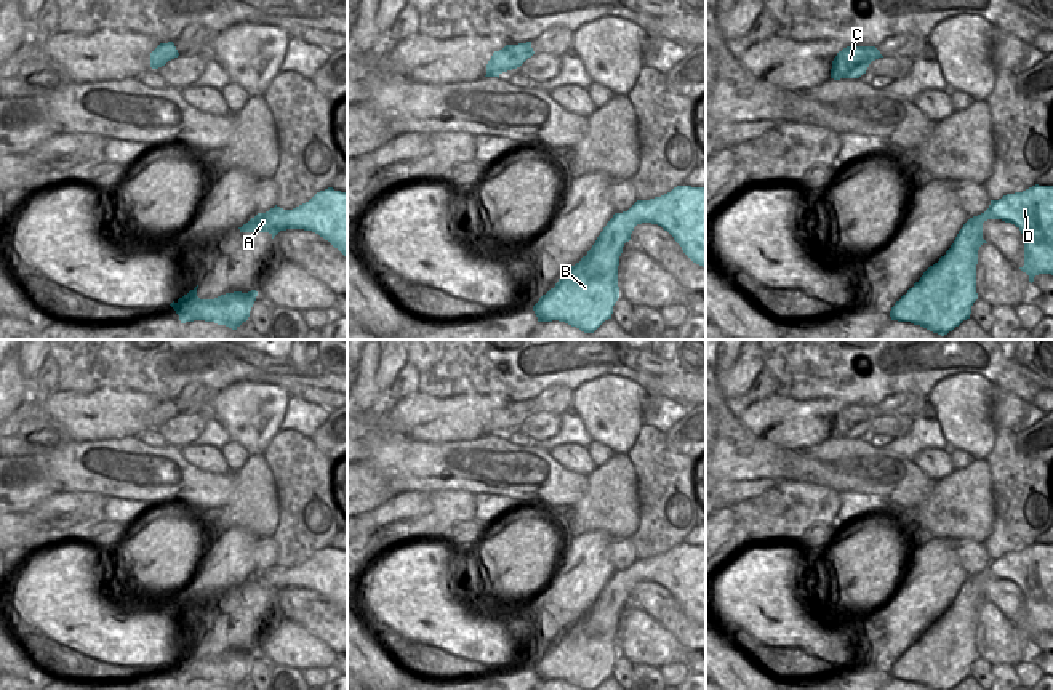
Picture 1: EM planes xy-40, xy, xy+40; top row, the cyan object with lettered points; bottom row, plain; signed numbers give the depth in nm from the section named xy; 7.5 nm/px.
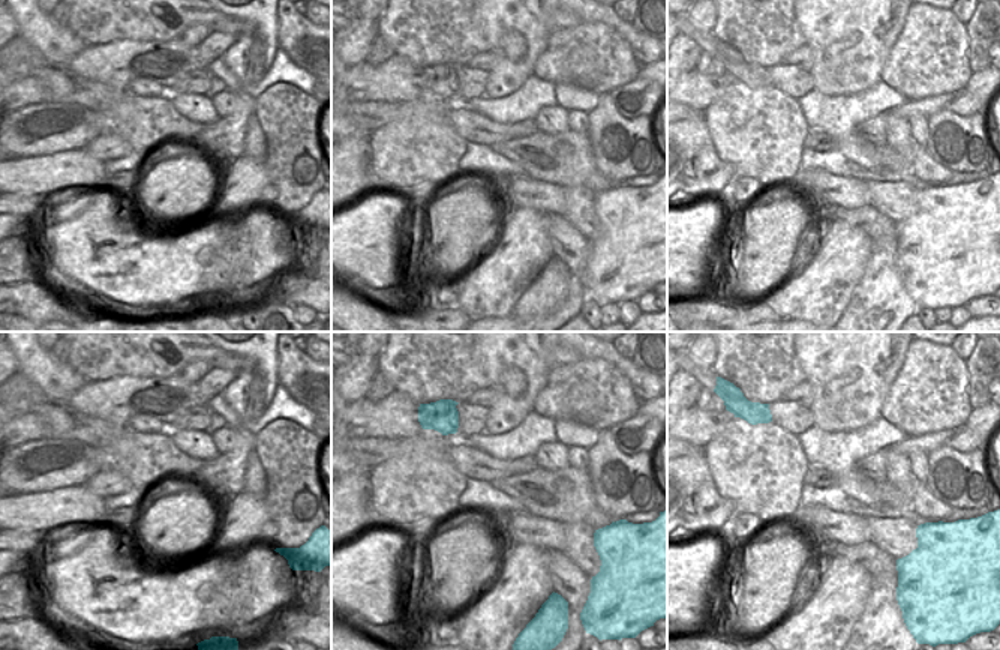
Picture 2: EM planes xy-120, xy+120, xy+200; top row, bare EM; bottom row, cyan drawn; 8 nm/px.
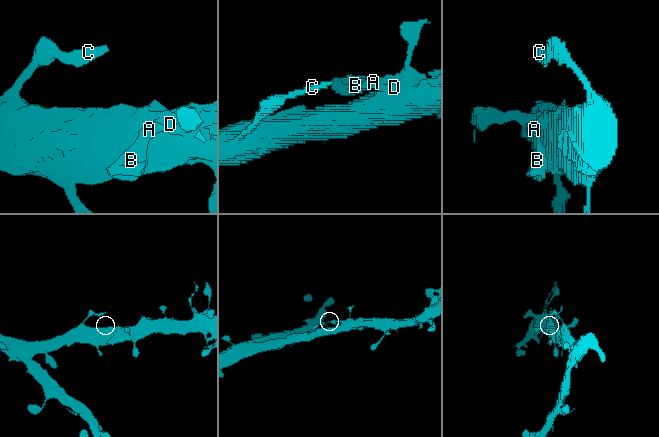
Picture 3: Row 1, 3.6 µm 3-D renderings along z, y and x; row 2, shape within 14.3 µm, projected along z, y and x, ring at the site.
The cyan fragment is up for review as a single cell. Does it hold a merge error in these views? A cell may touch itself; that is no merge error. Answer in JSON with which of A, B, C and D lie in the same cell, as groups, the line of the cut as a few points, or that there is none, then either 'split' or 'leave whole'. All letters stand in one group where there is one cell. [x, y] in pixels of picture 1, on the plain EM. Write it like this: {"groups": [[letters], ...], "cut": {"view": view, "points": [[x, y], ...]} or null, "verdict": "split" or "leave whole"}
{"groups": [["A", "B", "C", "D"]], "cut": null, "verdict": "leave whole"}

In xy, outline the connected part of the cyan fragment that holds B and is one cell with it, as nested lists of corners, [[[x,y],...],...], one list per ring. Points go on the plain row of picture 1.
[[[677,544],[671,551],[650,559],[637,559],[627,570],[615,572],[592,607],[579,621],[571,624],[533,664],[538,680],[565,680],[581,690],[595,690],[611,677],[619,656],[618,624],[623,605],[631,599],[637,583],[651,581],[667,589],[696,623],[706,626],[706,546]]]

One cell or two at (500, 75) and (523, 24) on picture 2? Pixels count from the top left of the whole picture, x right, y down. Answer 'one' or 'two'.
one

